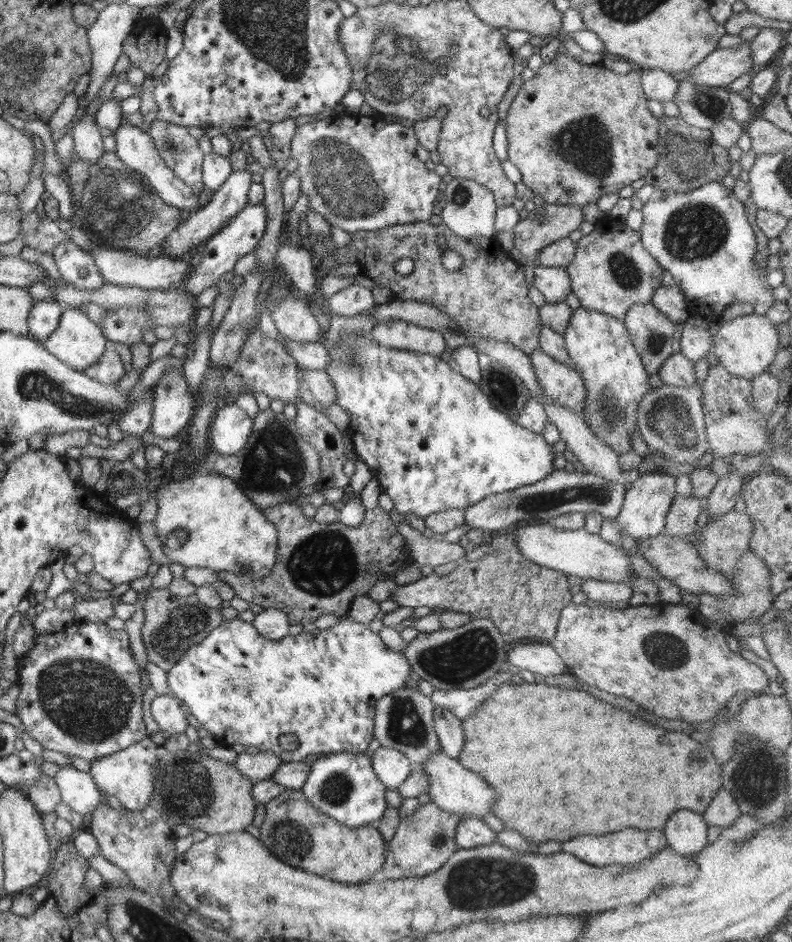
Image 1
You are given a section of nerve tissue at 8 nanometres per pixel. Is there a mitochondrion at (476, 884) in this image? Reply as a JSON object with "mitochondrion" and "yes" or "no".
{"mitochondrion":"yes"}

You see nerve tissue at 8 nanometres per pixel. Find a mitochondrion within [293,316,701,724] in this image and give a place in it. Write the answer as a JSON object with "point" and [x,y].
{"point":[452,661]}

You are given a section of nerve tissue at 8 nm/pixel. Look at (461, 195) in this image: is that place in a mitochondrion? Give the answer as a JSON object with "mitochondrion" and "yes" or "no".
{"mitochondrion":"yes"}

